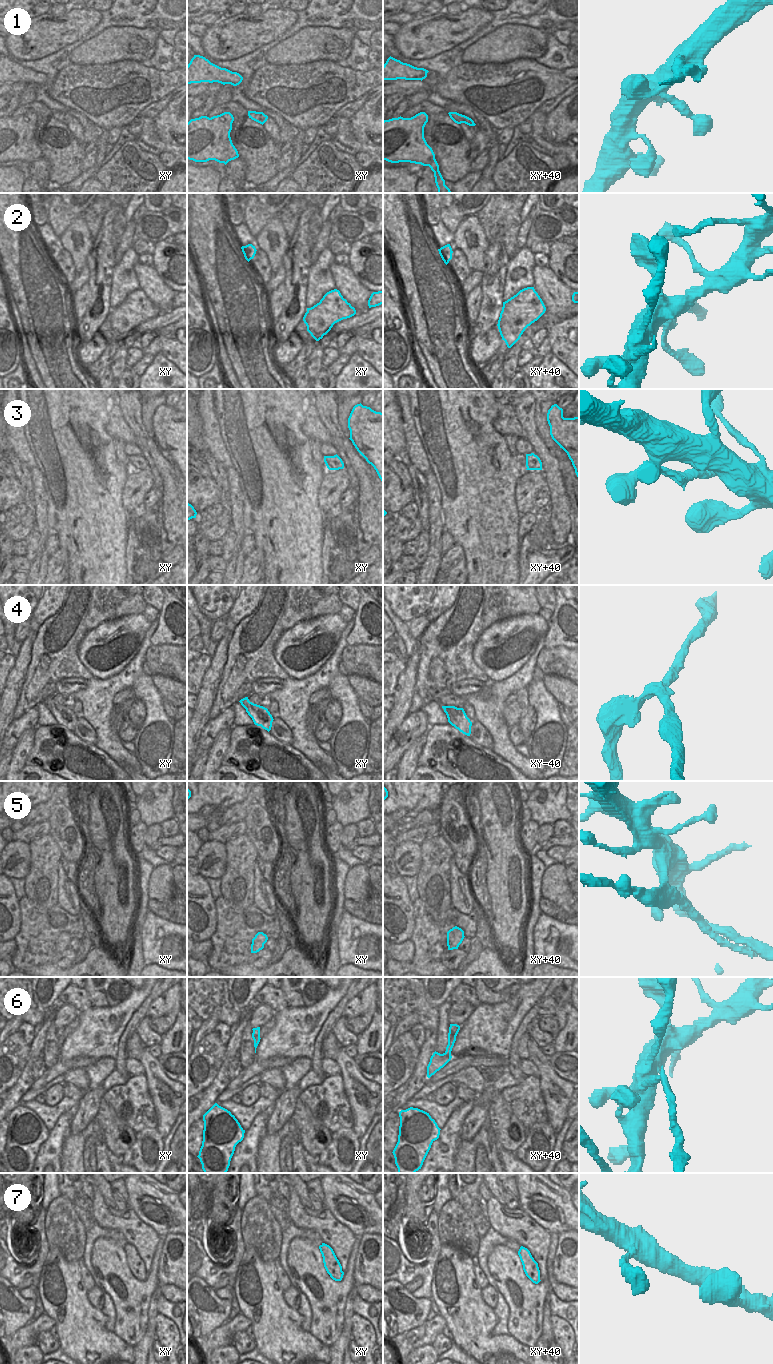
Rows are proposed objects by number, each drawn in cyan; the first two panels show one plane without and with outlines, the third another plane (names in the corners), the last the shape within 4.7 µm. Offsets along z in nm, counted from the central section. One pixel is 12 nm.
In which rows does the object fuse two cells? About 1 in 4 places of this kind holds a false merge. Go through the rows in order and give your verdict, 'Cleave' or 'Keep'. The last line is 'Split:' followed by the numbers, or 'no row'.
1: Keep
2: Keep
3: Keep
4: Cleave
5: Cleave
6: Cleave
7: Keep
Split: 4, 5, 6.

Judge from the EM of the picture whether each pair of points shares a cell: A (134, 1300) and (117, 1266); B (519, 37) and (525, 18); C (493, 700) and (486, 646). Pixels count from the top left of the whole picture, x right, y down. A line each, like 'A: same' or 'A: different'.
A: same
B: different
C: different

